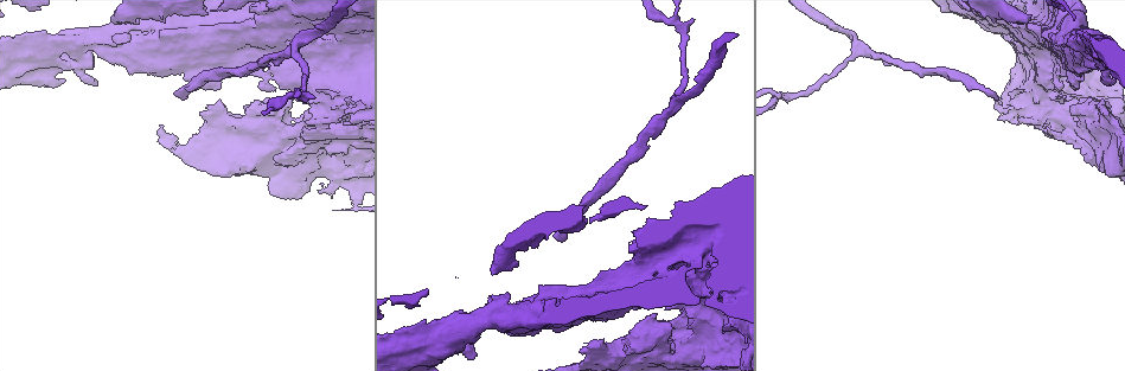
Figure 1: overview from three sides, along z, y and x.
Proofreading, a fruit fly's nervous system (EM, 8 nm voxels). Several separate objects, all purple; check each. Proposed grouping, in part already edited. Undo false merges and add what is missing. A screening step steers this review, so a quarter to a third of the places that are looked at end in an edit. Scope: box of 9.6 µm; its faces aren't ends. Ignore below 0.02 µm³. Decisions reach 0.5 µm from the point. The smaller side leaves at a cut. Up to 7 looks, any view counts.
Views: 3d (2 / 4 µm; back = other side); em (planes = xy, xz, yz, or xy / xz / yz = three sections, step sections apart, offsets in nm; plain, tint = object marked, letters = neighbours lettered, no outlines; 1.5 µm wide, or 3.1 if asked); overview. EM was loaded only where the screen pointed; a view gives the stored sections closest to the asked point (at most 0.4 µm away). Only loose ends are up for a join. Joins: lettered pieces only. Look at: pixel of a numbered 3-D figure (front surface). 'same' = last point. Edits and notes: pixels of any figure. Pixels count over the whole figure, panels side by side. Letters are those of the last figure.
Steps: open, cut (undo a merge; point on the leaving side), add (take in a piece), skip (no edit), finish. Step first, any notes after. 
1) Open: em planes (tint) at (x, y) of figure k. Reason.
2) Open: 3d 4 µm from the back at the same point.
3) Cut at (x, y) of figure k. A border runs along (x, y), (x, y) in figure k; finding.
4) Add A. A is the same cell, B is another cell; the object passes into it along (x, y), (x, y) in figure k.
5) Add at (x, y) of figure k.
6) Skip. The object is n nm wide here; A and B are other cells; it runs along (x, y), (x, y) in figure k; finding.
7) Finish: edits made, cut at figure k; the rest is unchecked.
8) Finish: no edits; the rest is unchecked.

Open: 3d 4 µm from the back at (148, 19) of figure 1. Branch stops here.

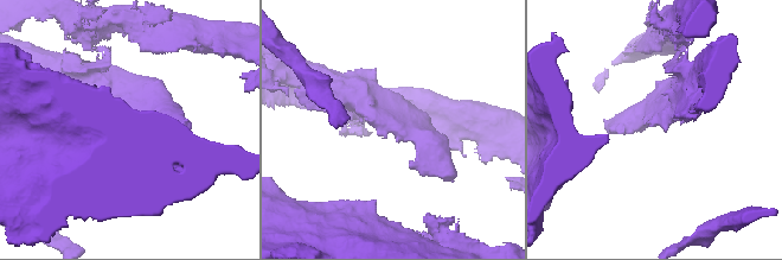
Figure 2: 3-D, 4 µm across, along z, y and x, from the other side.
Open: em planes (letters) at (647, 126) of figure 2. Now the EM.

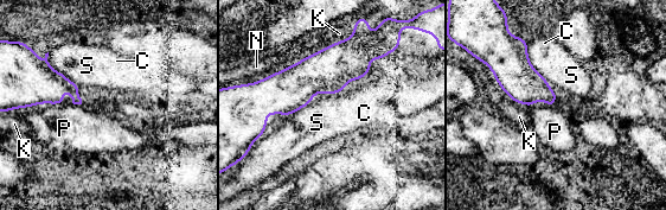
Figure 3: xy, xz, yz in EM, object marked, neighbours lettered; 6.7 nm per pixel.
Skip. C, K, N, P and S are other cells; it runs along (373, 55), (311, 75), (266, 112) in figure 3; no lettered piece goes on from it.

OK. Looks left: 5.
Open: 3d 2 µm at (344, 100) of figure 1. Thick end.

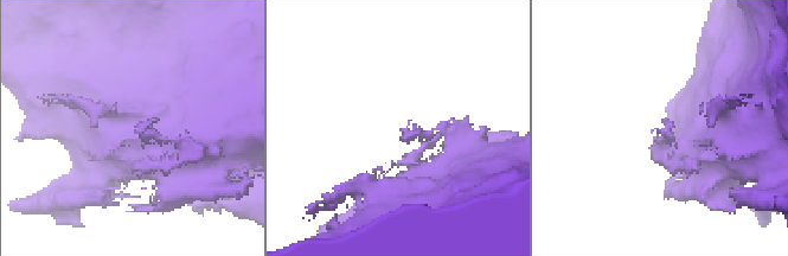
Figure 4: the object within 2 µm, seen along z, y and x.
Open: em planes (plain) at (673, 122) of figure 4.

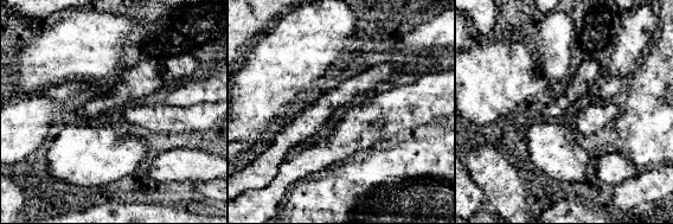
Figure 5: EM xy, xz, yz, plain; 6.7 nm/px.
Open: em planes (letters) at the same point. See the neighbours.

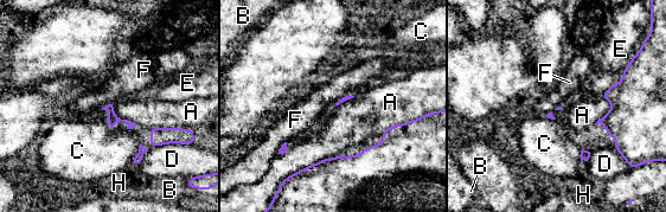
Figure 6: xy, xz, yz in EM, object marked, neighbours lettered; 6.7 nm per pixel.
Skip. A, B, C, D, E, F and H are other cells; a border runs along (111, 103), (101, 108) in figure 6; no lettered piece goes on from it.

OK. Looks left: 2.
Open: em planes (letters) at (859, 46) of figure 1. Three-way junction.

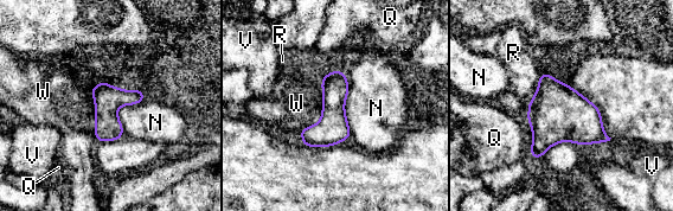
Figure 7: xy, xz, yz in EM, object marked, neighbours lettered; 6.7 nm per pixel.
Skip. N, Q, R, V and W are other cells; a border runs along (143, 100), (119, 108), (122, 135) in figure 7; all the same neuron.

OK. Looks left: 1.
Finish: no edits; the rest is unchecked.

